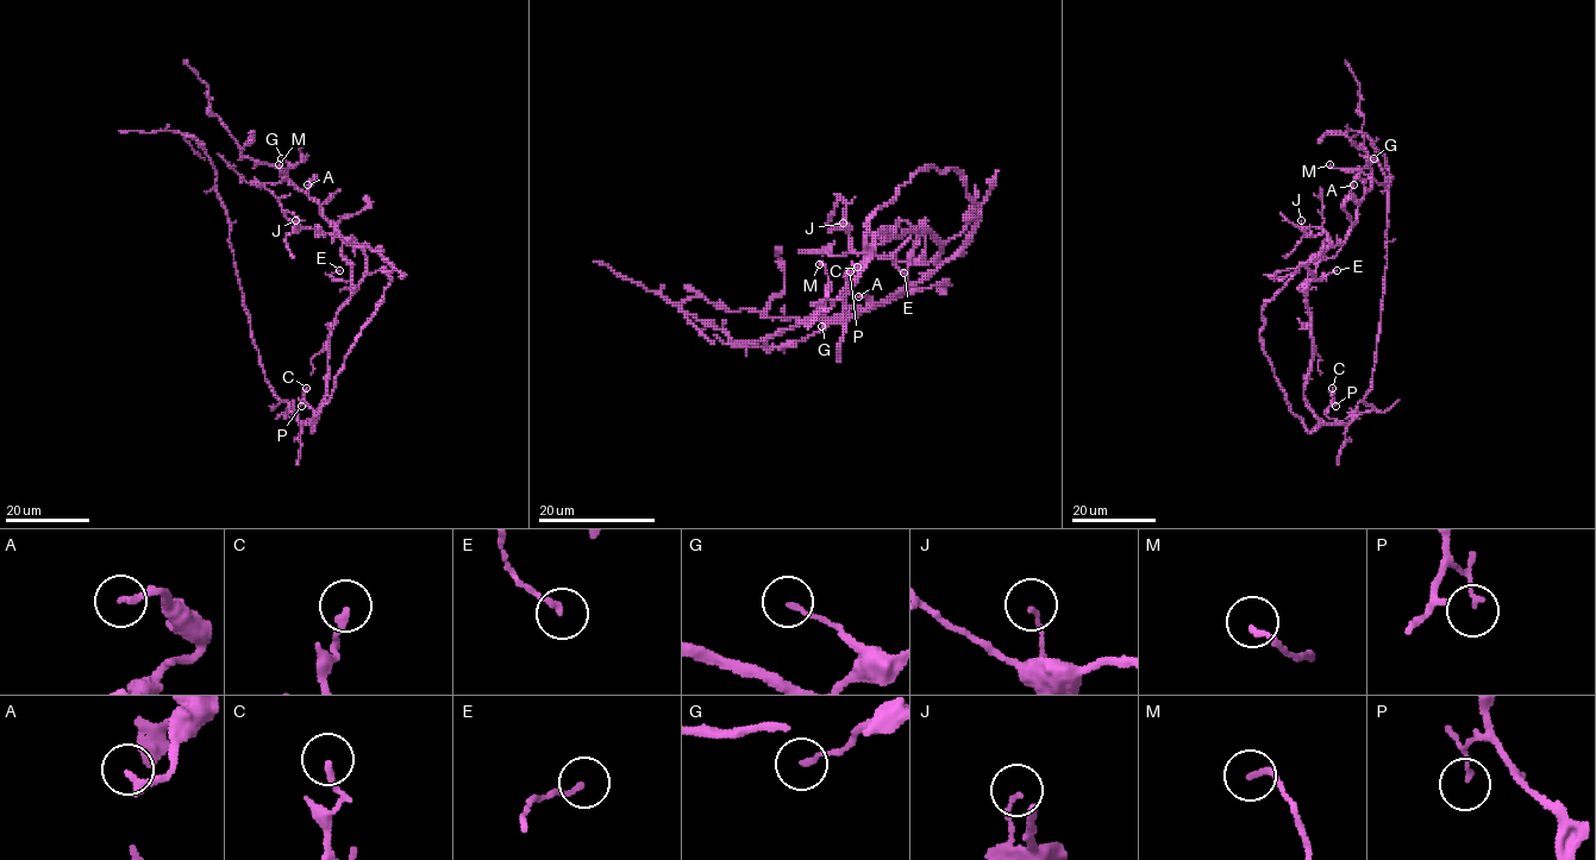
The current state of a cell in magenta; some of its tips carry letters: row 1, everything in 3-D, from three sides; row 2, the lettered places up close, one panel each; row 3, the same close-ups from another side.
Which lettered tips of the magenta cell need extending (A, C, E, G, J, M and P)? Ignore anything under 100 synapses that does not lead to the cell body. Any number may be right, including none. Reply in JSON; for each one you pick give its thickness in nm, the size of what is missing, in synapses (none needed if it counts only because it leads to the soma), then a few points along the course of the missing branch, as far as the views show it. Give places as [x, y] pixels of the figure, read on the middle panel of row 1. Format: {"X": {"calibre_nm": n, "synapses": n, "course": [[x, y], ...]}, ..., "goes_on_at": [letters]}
{"goes_on_at": []}

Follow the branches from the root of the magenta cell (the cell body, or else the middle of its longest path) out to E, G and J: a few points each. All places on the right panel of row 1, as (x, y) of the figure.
E: (1310, 407), (1303, 396), (1303, 383), (1312, 356), (1312, 332), (1303, 282), (1320, 280), (1337, 270)
G: (1310, 407), (1303, 396), (1312, 356), (1307, 264), (1333, 257), (1343, 245), (1371, 188), (1374, 158)
J: (1310, 407), (1303, 396), (1312, 356), (1306, 289), (1330, 245), (1330, 237), (1322, 228), (1303, 227), (1301, 220)

